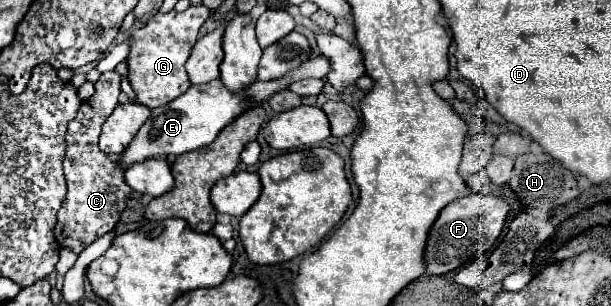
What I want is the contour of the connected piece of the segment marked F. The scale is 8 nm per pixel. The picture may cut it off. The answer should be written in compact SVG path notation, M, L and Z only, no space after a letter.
M472 192L448 204L436 218L436 224L430 228L428 244L424 248L424 264L426 264L424 274L440 276L452 272L460 266L466 266L476 254L490 250L492 238L496 240L502 232L506 214L508 214L508 204L492 194L486 196L486 194Z

